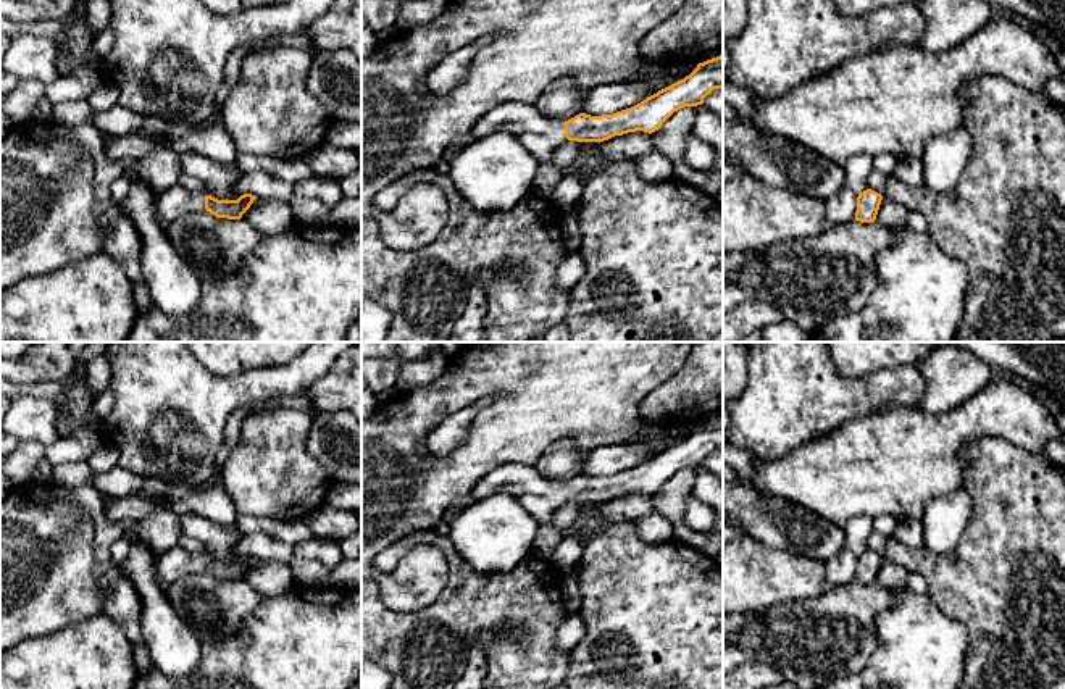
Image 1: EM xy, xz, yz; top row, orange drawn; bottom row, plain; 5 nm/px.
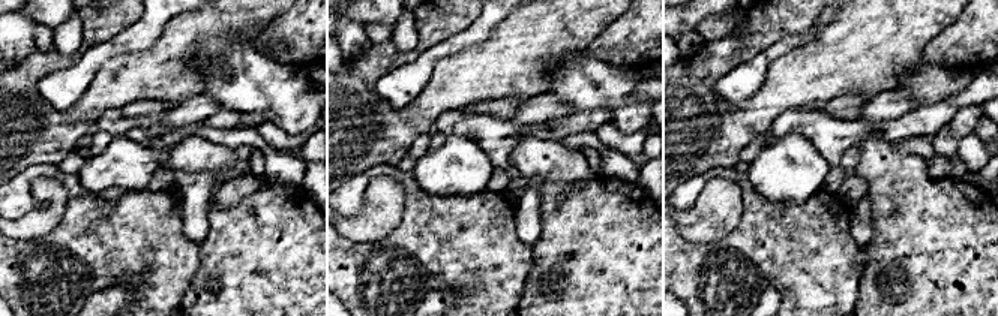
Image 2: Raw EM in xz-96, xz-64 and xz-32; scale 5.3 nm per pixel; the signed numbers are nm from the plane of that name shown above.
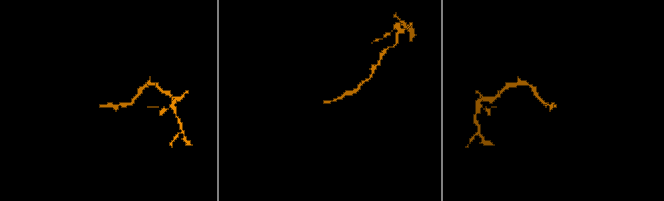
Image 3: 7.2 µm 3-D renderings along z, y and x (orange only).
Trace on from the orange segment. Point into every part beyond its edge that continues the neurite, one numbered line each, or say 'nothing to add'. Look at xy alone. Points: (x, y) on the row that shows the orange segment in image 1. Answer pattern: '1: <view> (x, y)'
1: xy (176, 200)

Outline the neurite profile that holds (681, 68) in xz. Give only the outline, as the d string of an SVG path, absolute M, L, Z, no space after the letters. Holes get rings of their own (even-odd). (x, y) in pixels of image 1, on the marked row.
M668 60L663 65L666 77L671 76L686 77L697 68L699 63L689 60Z

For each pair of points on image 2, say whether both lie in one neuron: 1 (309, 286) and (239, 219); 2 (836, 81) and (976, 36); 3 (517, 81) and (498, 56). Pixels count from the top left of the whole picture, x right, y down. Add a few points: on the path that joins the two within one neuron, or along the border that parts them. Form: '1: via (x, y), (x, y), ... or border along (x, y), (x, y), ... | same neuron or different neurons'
1: via (291, 271), (257, 237) | same neuron
2: border along (944, 27), (923, 48), (920, 59) | different neurons
3: via (517, 75), (505, 62) | same neuron

